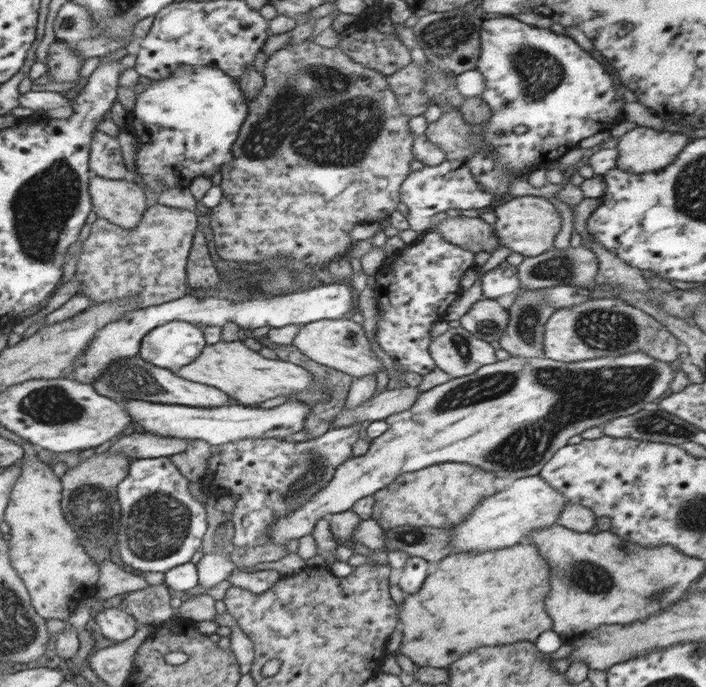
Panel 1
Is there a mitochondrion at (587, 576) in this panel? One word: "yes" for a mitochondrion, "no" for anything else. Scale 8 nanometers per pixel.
yes

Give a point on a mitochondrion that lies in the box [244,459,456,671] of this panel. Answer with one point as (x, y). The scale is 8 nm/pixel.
(410, 537)

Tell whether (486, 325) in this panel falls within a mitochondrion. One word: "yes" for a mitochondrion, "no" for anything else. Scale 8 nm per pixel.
yes

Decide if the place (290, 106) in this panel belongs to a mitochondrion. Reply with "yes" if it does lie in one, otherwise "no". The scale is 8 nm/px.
yes

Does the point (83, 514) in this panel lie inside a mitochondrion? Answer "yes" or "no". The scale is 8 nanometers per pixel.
yes

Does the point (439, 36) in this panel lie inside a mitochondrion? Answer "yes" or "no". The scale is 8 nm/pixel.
yes

